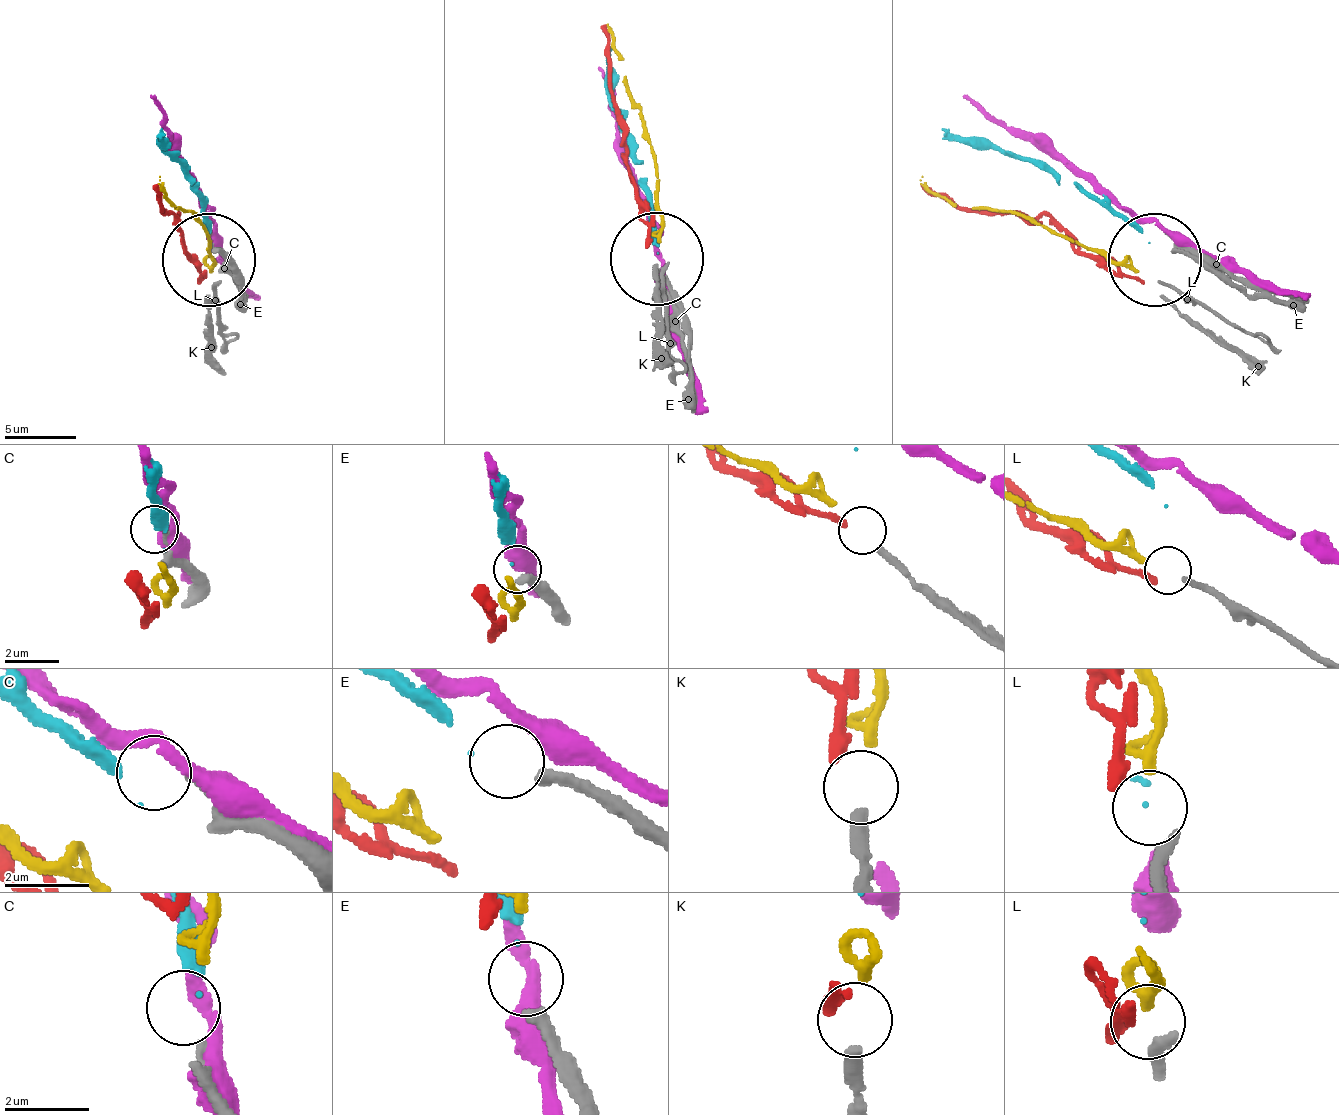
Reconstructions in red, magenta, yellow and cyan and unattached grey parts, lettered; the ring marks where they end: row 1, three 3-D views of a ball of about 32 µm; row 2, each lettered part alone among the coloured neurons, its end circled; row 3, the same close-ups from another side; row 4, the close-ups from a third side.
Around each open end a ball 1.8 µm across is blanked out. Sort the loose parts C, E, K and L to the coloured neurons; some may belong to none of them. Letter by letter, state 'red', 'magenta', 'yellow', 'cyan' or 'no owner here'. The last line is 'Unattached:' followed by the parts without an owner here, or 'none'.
C: no owner here
E: cyan
K: red
L: yellow
Unattached: C

